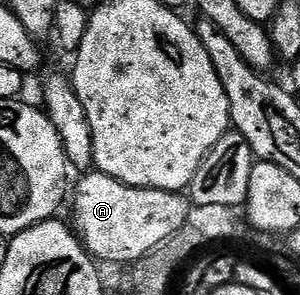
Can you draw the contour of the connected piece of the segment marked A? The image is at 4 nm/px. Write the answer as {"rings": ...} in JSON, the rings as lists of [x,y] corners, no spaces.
{"rings":[[[95,169],[79,184],[74,184],[75,223],[73,230],[96,261],[134,265],[155,251],[173,233],[188,226],[189,203],[182,194],[158,191],[152,187],[130,187]]]}

